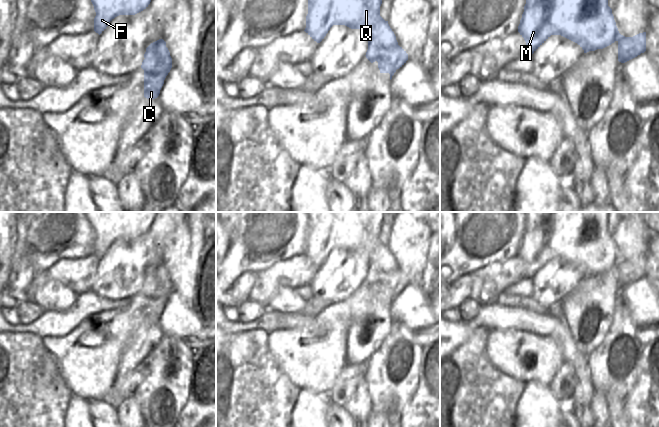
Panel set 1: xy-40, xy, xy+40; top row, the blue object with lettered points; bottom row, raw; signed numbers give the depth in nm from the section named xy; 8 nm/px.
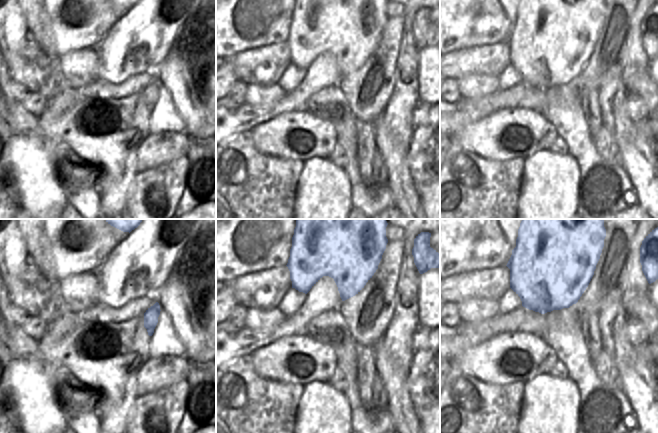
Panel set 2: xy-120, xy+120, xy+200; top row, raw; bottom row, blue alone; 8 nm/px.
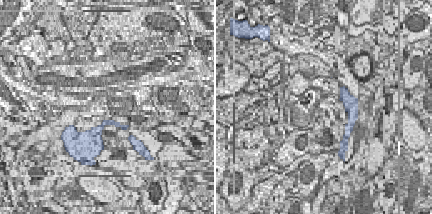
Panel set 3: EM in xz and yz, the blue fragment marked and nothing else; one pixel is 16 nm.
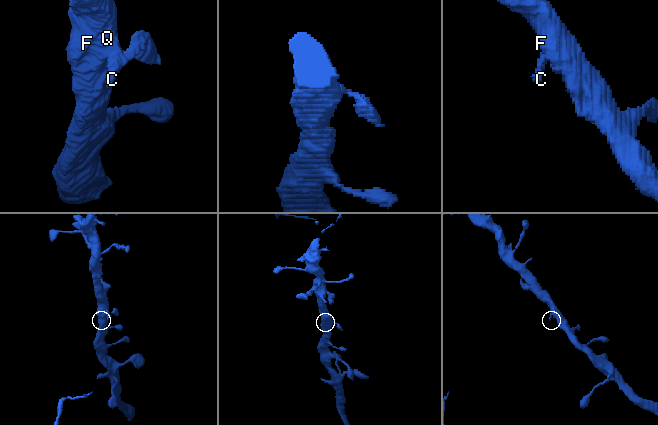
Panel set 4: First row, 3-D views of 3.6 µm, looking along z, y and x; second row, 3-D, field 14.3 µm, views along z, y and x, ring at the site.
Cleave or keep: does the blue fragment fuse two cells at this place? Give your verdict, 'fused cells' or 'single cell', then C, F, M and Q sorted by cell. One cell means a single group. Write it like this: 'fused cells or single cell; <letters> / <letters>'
fused cells; C / F M Q

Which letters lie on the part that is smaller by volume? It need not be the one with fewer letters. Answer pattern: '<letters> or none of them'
C

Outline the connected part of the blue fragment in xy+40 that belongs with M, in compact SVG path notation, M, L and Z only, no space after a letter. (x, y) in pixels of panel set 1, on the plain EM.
M525 212L526 228L518 256L526 266L526 277L533 278L551 259L561 259L577 267L584 277L603 273L618 265L618 252L608 230L608 212Z

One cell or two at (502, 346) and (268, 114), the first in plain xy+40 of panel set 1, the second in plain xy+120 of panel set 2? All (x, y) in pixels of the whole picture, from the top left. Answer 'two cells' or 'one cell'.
two cells

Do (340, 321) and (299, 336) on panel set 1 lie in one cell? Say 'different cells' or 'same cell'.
same cell

